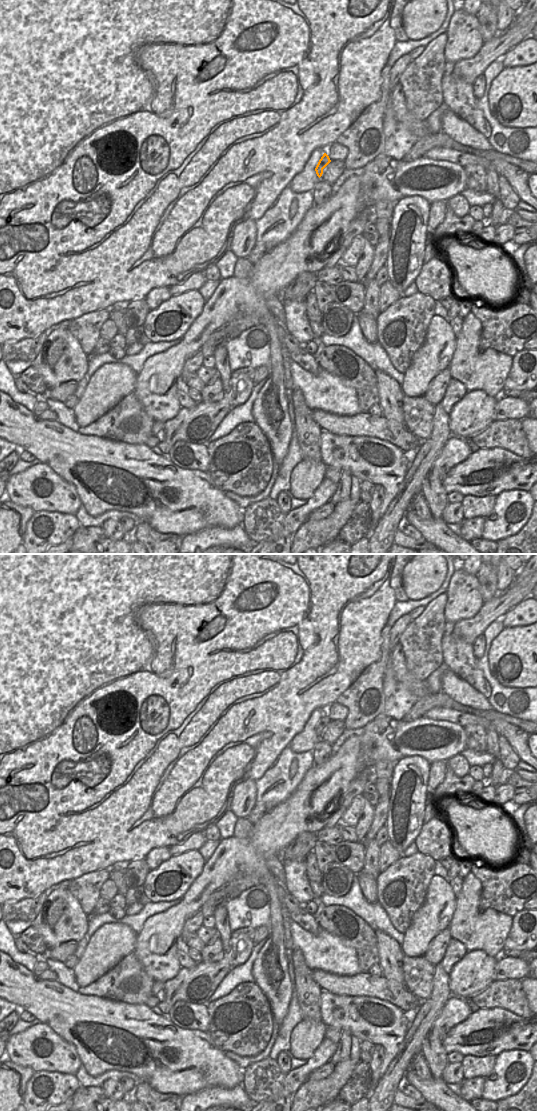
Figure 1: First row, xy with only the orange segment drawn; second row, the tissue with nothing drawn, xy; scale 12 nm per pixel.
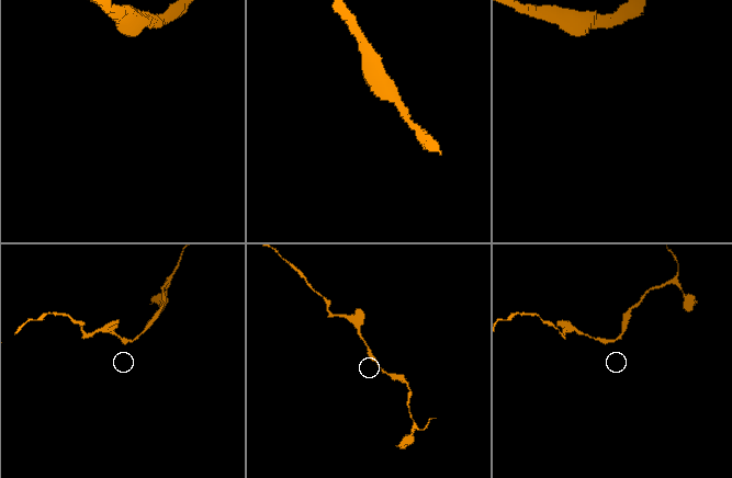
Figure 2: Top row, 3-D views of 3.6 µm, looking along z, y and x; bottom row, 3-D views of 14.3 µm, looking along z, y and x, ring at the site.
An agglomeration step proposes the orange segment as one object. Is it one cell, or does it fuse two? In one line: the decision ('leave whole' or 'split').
leave whole

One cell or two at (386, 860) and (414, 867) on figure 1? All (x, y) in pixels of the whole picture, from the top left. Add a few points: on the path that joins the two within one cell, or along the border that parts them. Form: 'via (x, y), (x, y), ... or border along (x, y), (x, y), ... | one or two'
border along (401, 855), (380, 872) | two

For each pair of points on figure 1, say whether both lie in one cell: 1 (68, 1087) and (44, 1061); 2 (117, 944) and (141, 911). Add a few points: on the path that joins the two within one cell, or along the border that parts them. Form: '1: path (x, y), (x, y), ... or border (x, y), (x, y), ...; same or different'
1: border (35, 1072), (56, 1071), (72, 1073), (74, 1075); different
2: border (106, 923), (124, 923), (137, 934); different

